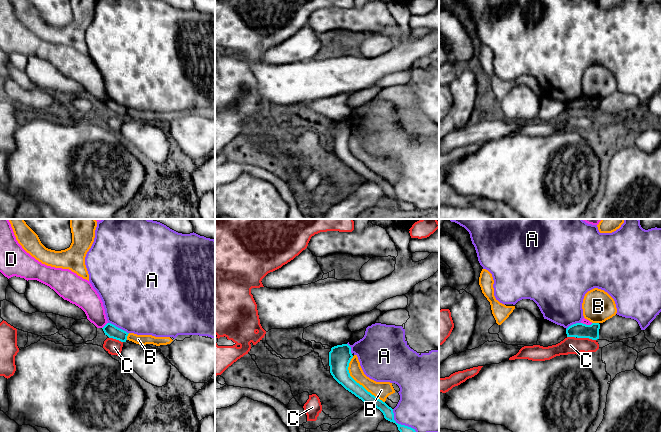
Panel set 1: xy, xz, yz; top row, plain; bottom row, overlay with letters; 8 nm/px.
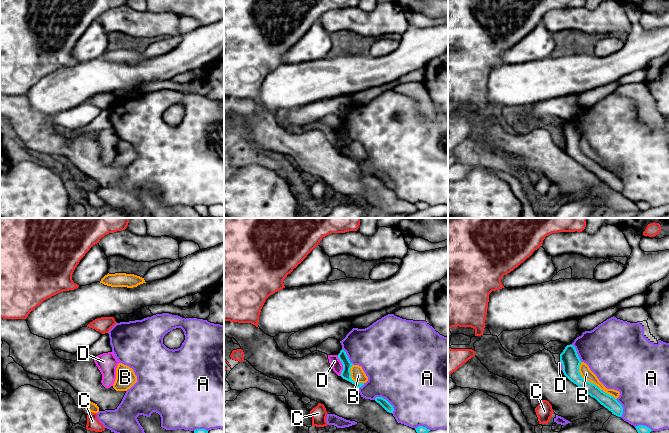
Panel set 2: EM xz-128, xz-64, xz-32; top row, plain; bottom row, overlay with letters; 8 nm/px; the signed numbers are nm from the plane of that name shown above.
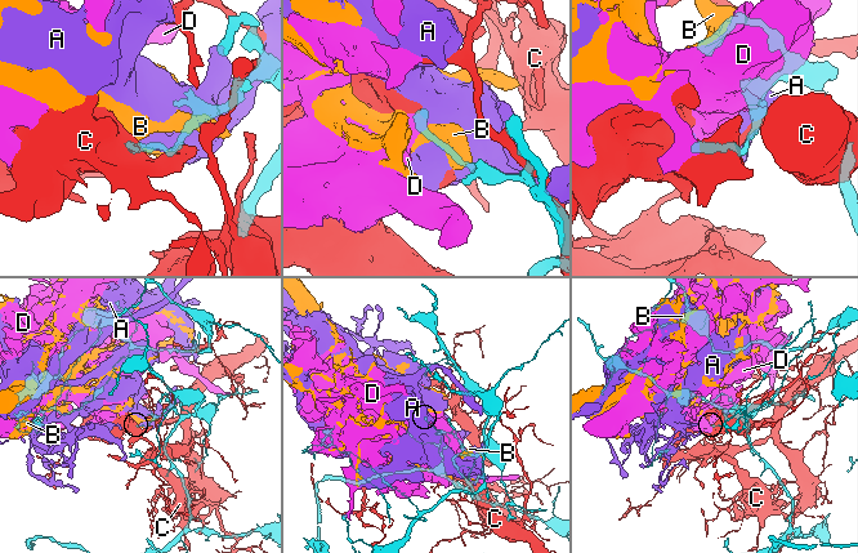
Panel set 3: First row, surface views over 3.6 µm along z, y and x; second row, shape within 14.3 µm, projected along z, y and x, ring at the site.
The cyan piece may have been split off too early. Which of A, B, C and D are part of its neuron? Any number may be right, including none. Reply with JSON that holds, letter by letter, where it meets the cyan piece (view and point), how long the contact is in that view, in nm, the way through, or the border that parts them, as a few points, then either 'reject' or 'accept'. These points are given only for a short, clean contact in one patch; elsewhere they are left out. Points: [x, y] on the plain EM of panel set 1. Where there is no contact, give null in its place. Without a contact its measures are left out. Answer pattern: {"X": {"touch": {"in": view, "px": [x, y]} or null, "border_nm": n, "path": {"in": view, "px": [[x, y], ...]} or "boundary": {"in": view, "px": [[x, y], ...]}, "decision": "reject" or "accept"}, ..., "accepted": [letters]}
{"A": {"touch": {"in": "xz", "px": [400, 200]}, "border_nm": 280, "decision": "reject"}, "B": {"touch": {"in": "xz", "px": [358, 159]}, "border_nm": 460, "decision": "reject"}, "C": {"touch": {"in": "yz", "px": [586, 113]}, "border_nm": 150, "decision": "reject"}, "D": {"touch": {"in": "xy", "px": [105, 101]}, "border_nm": 70, "boundary": {"in": "xy", "px": [[107, 98], [102, 104]]}, "decision": "reject"}, "accepted": []}

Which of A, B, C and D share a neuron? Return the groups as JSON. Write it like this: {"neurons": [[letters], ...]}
{"neurons": [["A"], ["B"], ["C"], ["D"]]}

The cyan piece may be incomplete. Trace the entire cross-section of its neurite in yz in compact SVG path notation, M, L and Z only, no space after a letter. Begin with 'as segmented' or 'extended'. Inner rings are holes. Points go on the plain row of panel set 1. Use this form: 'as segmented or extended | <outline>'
as segmented | M576 99L566 105L567 113L589 114L592 116L599 115L599 99L592 99L586 101L583 99Z

